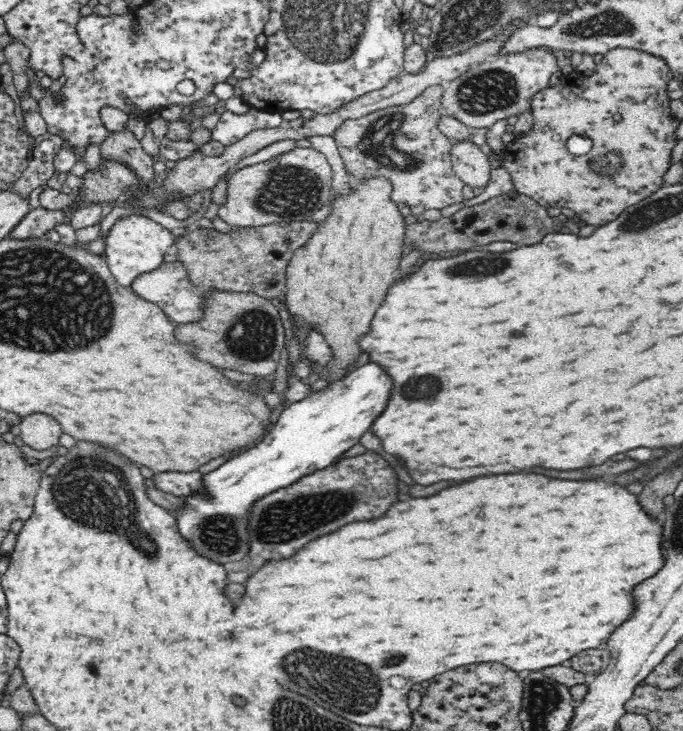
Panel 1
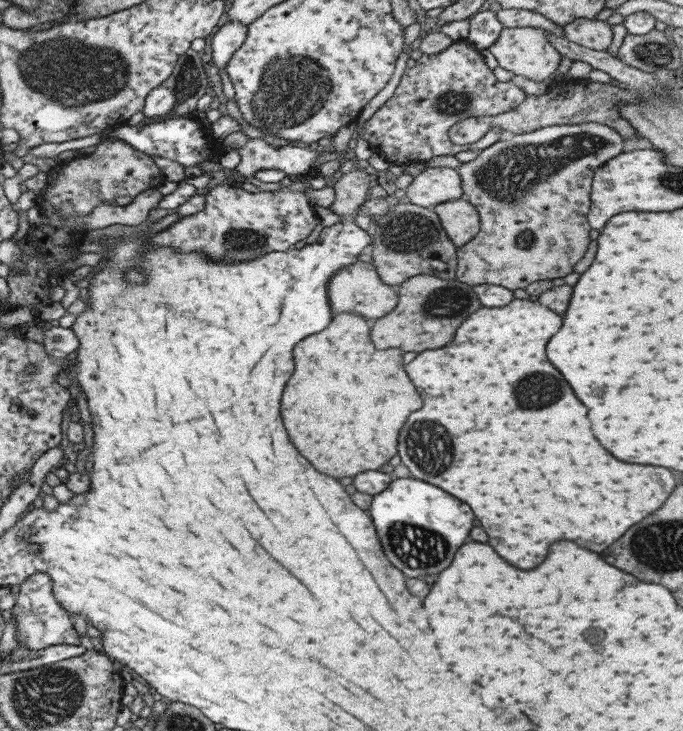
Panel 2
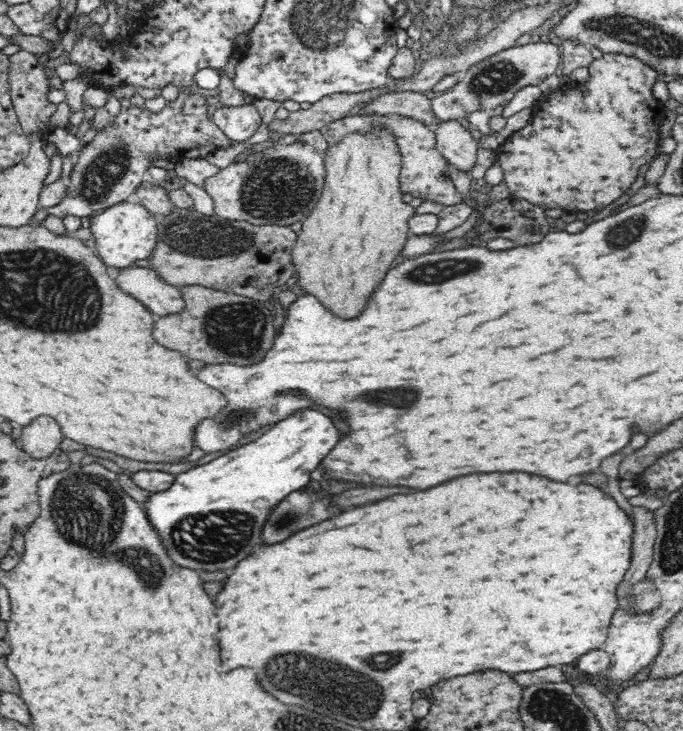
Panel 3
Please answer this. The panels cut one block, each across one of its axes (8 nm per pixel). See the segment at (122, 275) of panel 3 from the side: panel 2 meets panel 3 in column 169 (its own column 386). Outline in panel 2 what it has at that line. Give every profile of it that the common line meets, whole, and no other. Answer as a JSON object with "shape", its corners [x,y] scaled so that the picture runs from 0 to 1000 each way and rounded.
{"shape":[[[523,357],[499,369],[493,369],[479,386],[479,406],[486,434],[502,427],[526,430],[539,440],[565,432],[574,427],[581,416],[581,397],[577,391],[561,387],[549,371],[549,365],[539,358]]]}

